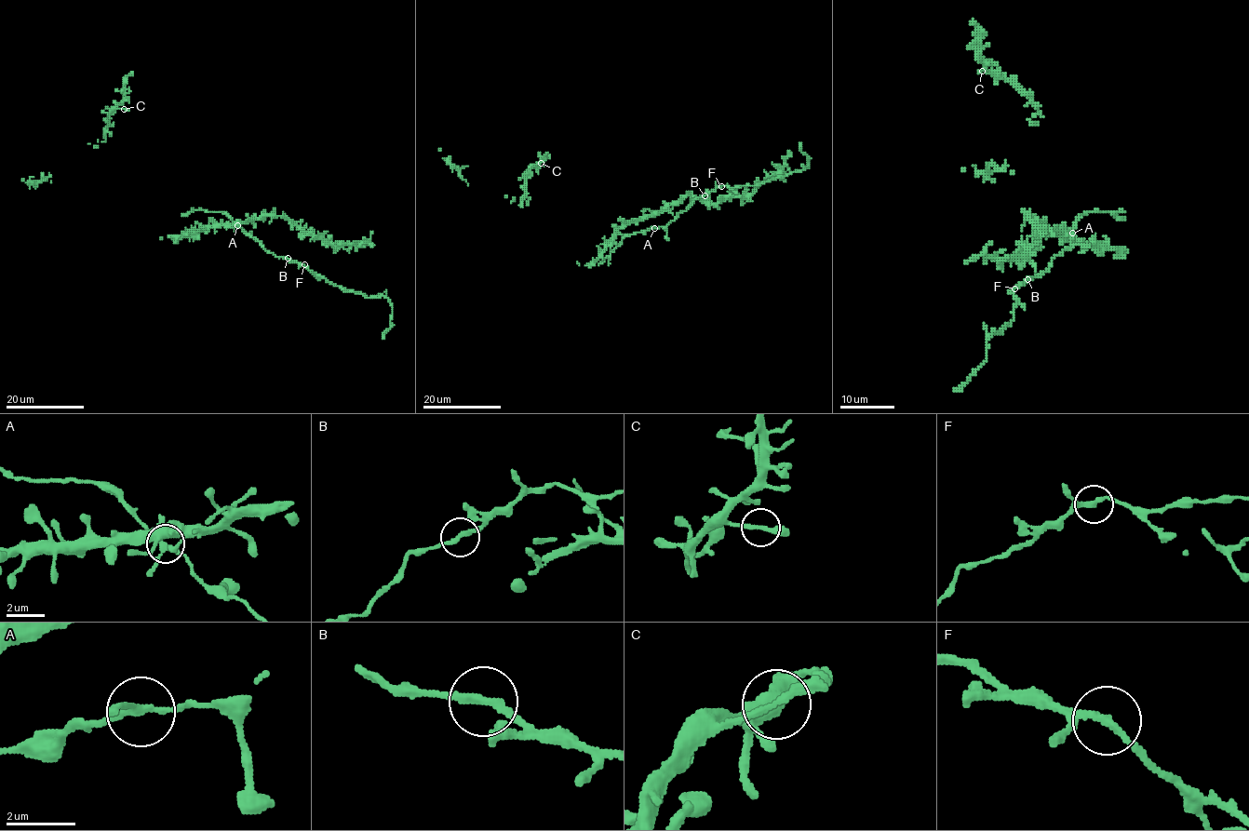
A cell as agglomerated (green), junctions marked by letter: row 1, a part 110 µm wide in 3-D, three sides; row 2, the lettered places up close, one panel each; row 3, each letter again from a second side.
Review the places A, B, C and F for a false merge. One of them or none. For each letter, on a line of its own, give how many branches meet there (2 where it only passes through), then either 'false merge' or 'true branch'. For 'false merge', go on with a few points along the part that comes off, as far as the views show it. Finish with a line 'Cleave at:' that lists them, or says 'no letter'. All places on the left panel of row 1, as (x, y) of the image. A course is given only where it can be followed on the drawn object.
A: 3 branches meet; true branch
B: 2 branches meet; true branch
C: 2 branches meet; true branch
F: 3 branches meet; true branch
Cleave at: no letter

